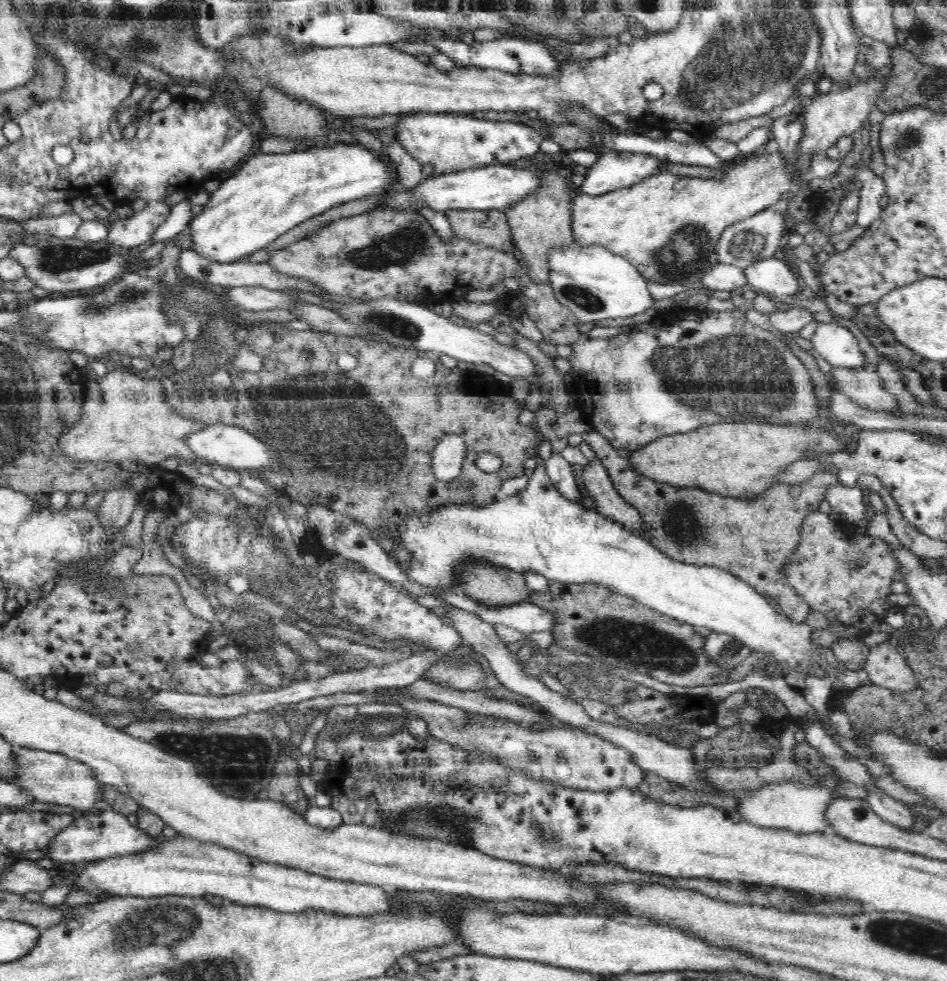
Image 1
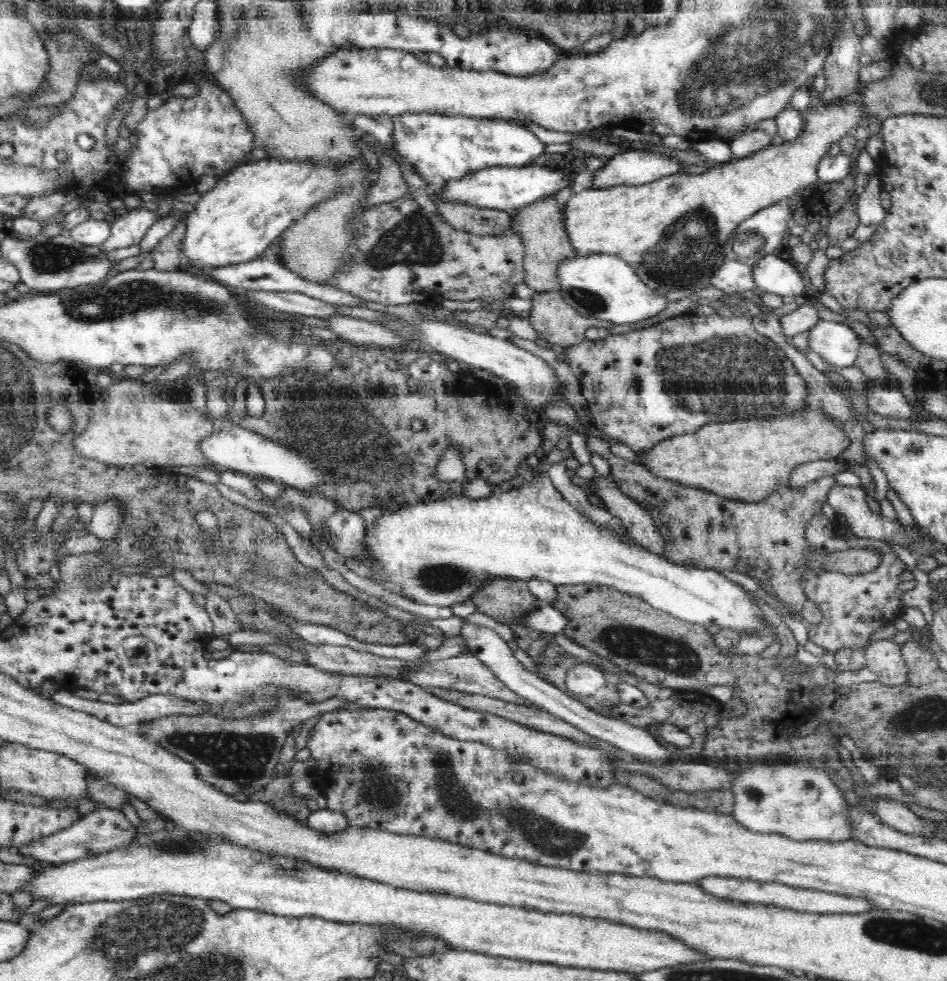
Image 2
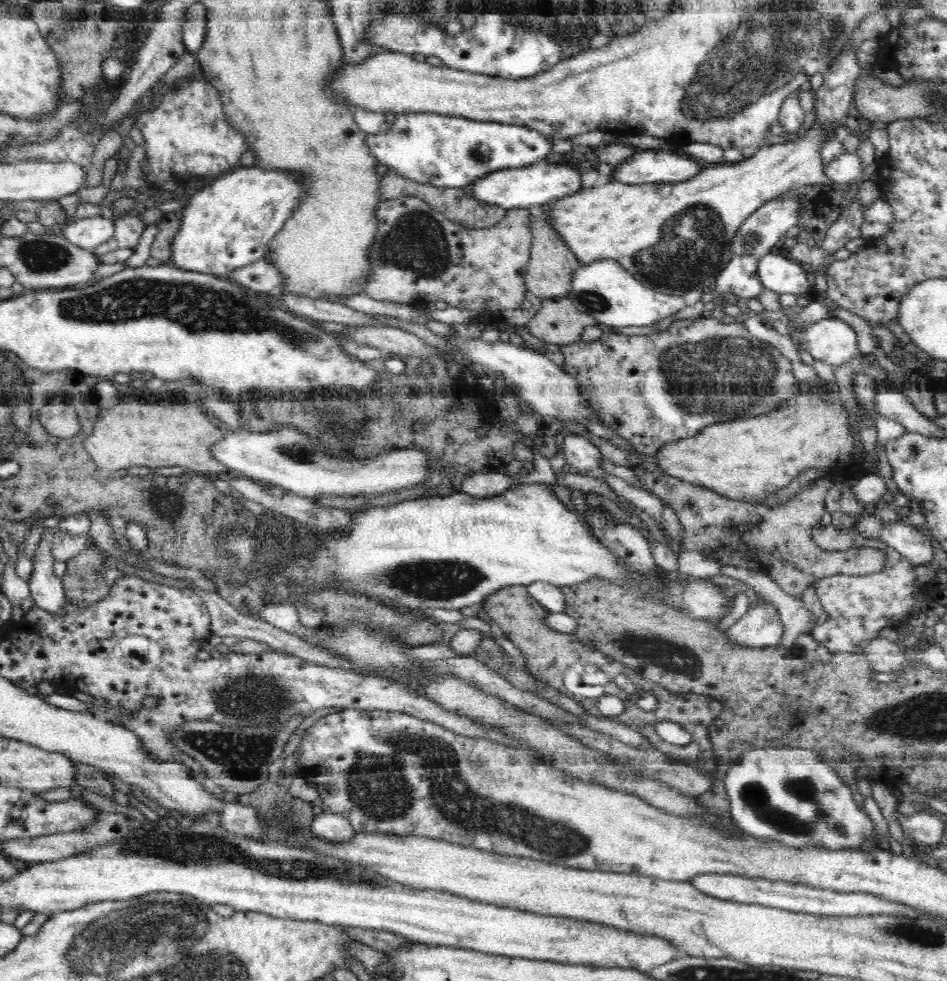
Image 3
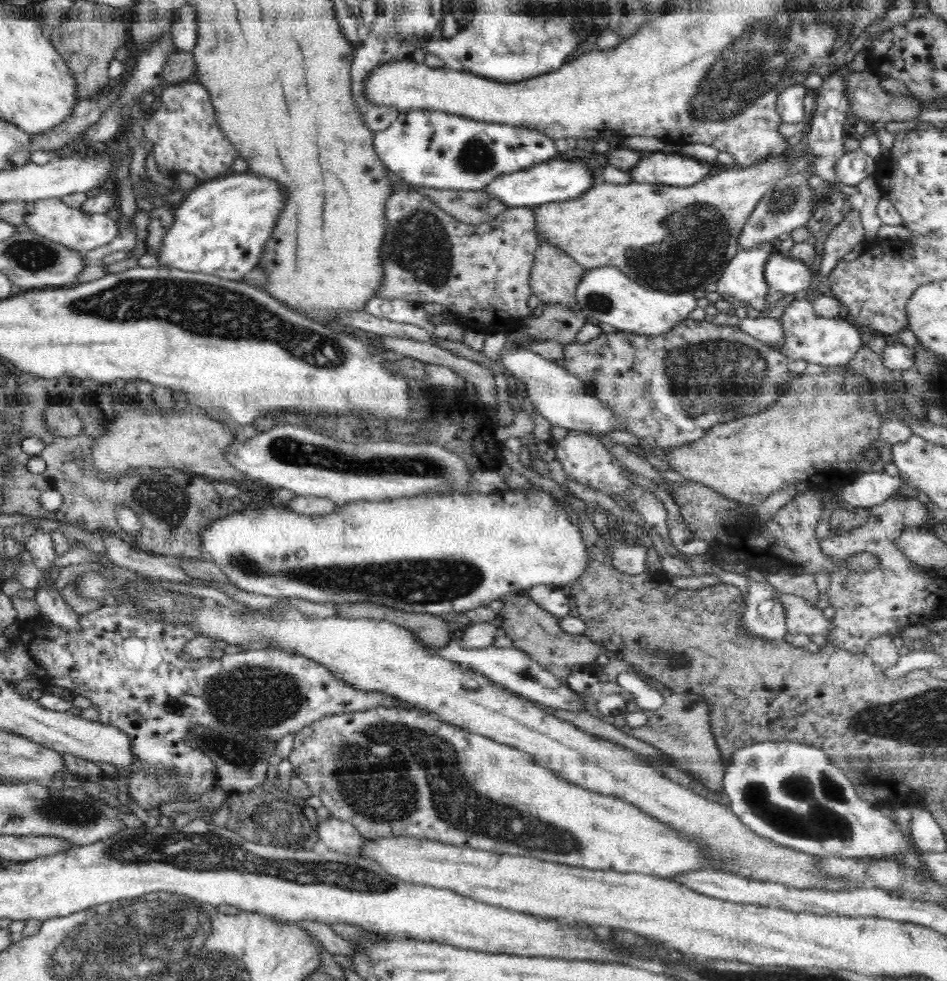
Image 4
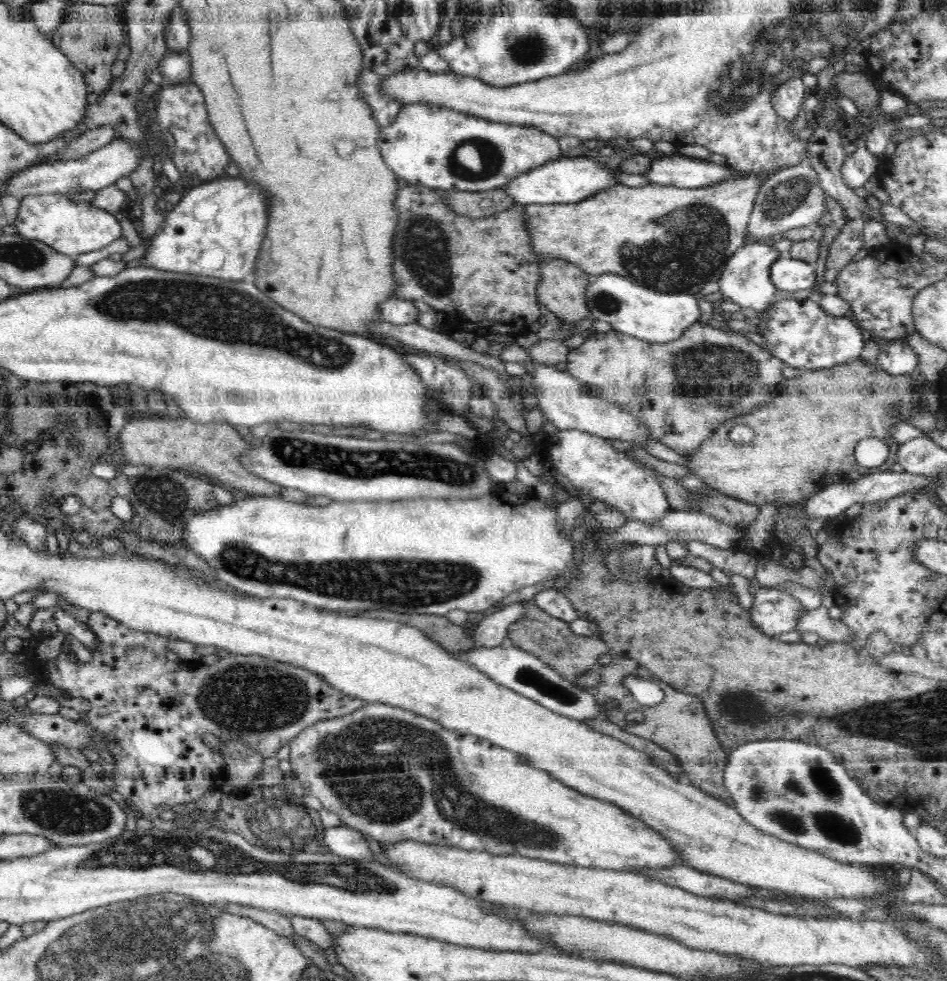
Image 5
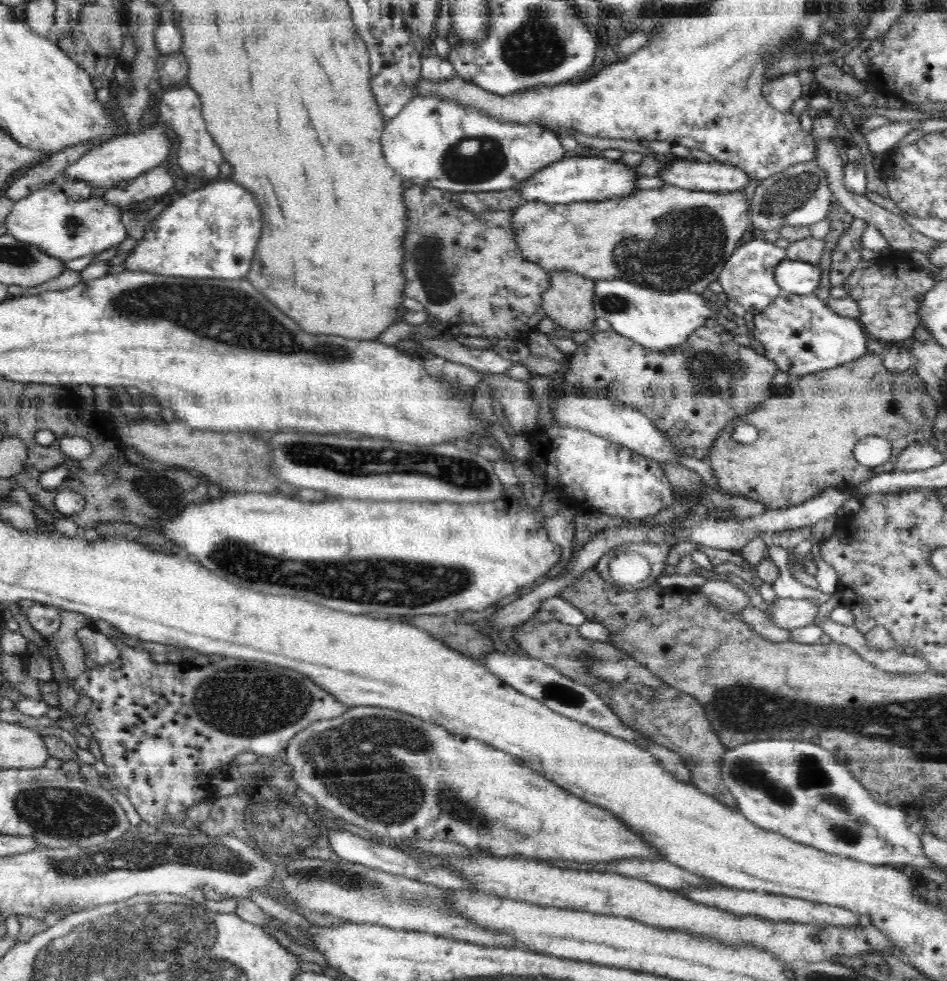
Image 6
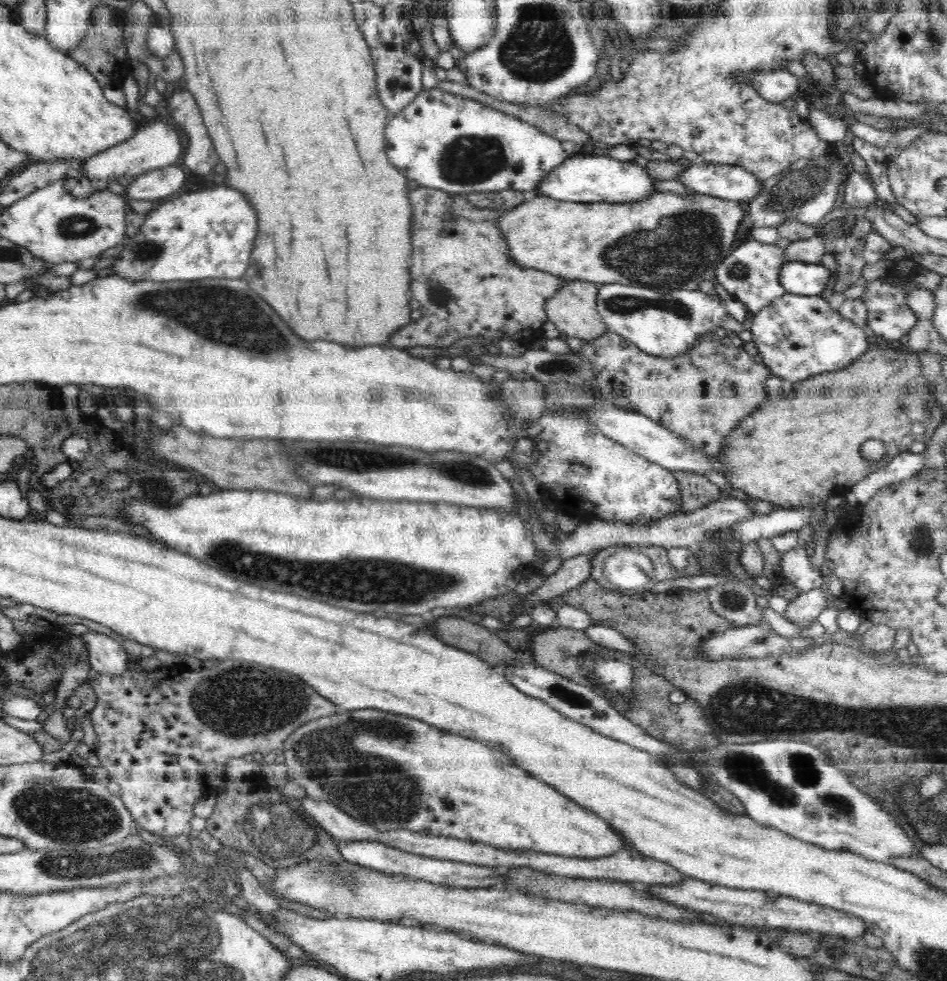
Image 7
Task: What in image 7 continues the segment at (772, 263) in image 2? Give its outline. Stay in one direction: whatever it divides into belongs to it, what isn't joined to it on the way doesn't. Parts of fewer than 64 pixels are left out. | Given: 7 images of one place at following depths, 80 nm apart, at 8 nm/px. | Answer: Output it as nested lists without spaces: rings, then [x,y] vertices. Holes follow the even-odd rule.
[[[788,261],[780,270],[779,281],[787,293],[816,296],[826,288],[830,275],[819,263]]]

